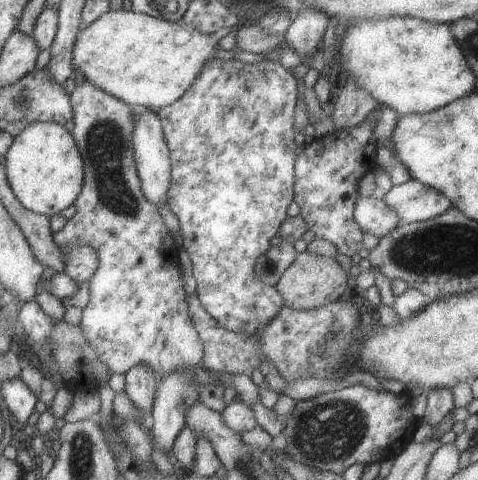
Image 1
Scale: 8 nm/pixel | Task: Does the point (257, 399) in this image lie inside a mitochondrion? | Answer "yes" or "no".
no

